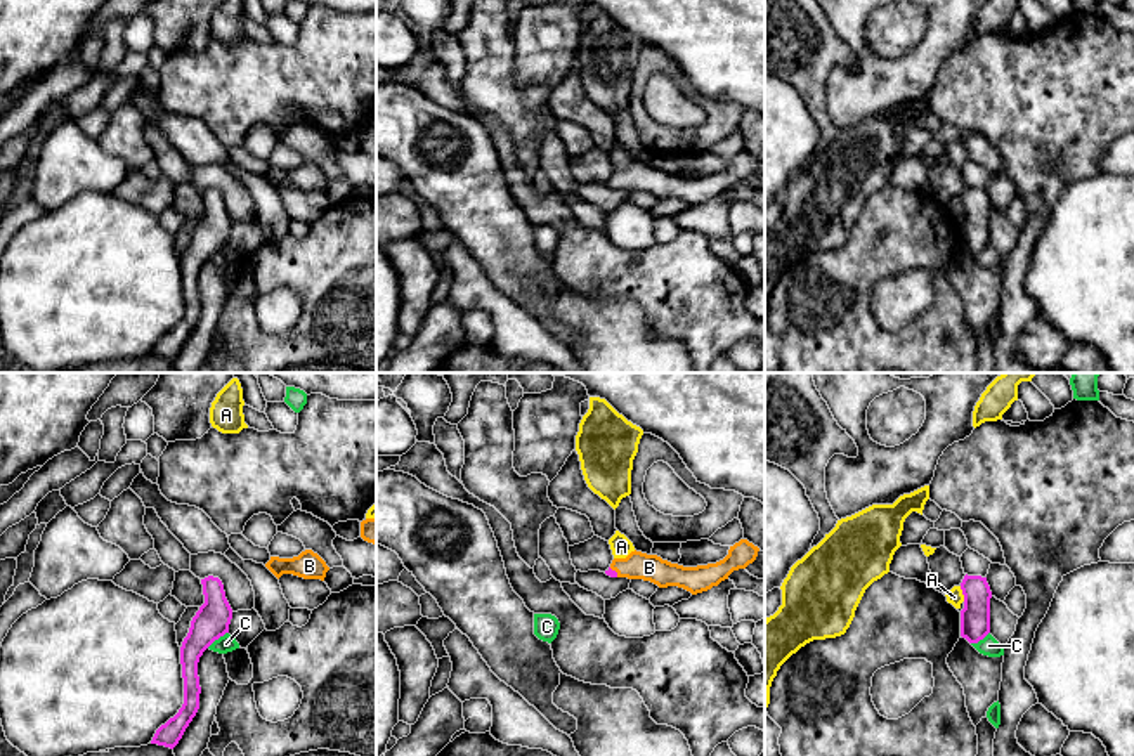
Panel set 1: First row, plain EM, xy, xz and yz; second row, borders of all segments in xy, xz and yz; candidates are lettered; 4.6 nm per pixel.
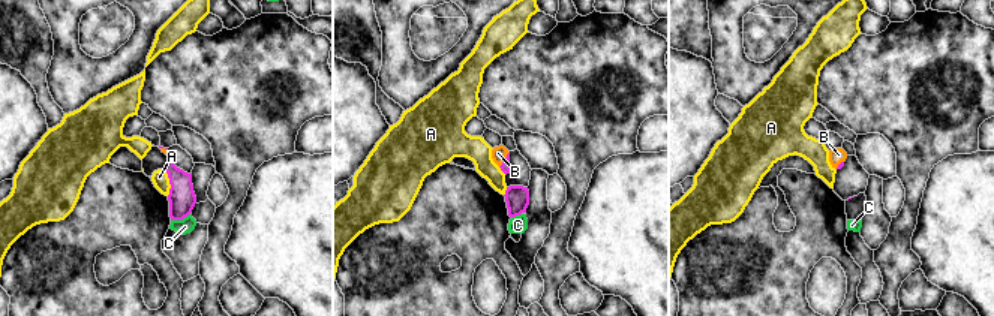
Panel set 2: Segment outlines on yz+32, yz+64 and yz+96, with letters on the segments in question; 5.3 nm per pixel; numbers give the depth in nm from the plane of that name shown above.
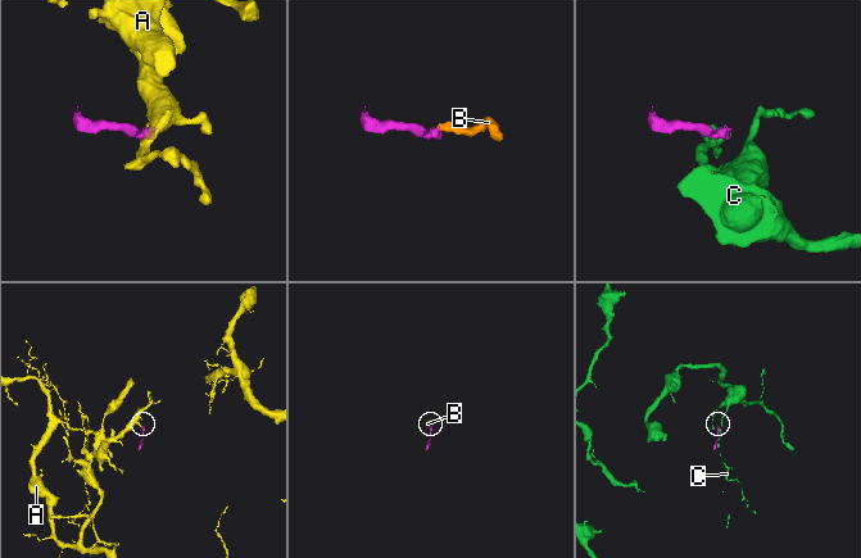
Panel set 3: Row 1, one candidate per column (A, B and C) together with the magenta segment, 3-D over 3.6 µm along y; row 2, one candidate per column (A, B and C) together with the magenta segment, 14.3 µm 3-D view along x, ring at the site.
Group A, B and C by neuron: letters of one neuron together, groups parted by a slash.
A / B / C

